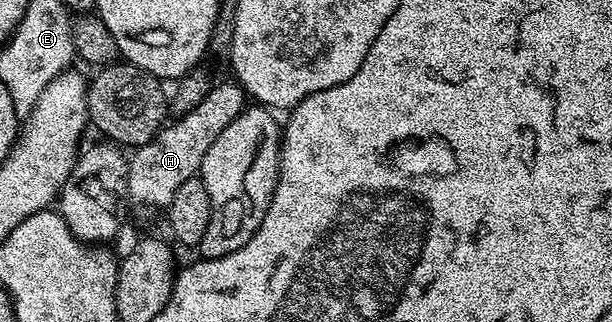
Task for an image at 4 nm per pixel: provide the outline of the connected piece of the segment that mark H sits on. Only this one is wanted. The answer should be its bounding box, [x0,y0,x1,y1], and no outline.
[127,79,247,210]

